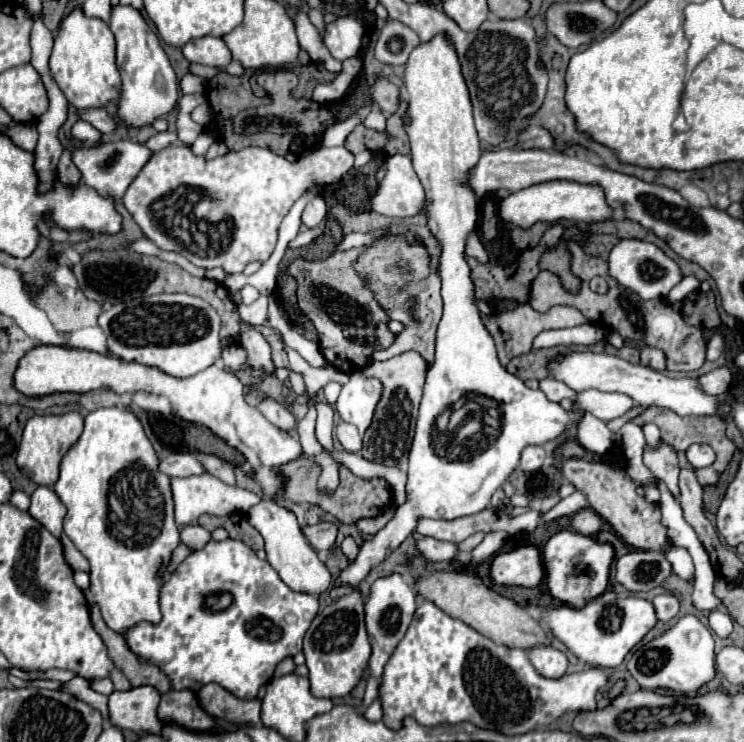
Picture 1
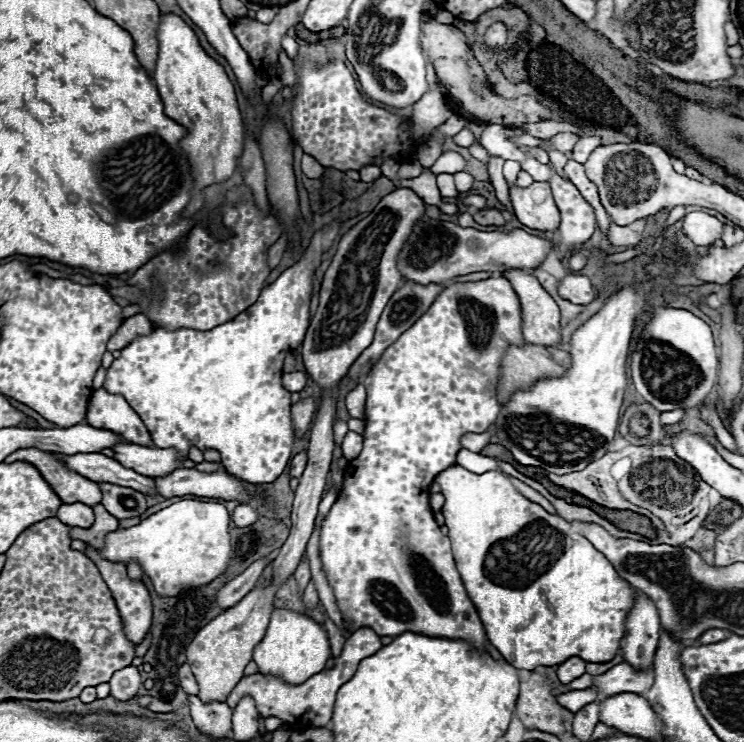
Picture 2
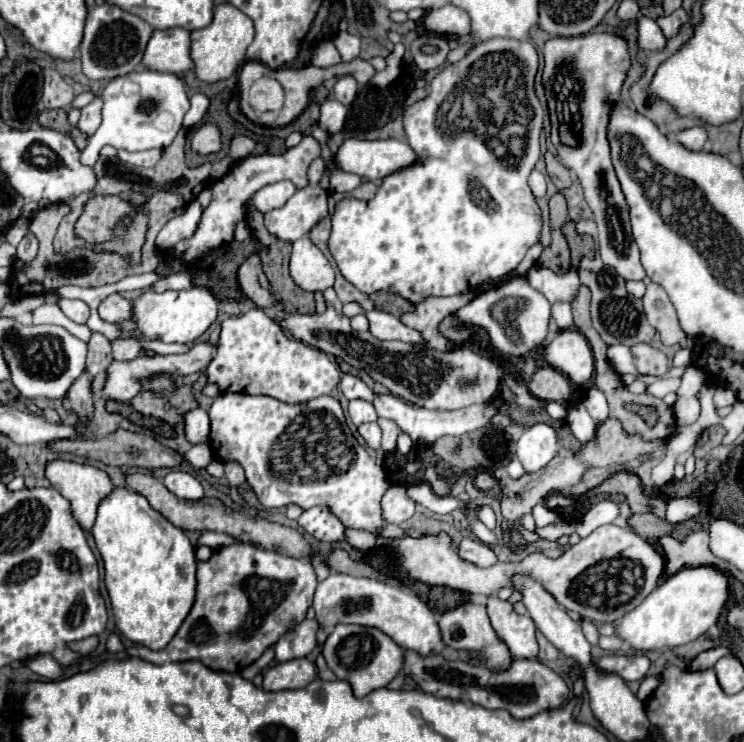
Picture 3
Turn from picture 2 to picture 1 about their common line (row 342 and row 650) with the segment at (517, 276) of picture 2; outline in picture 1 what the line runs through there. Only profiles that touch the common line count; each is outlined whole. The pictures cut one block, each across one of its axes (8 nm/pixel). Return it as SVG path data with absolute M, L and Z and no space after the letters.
M532 648L528 650L528 658L536 672L544 678L562 678L568 668L566 656L556 648Z

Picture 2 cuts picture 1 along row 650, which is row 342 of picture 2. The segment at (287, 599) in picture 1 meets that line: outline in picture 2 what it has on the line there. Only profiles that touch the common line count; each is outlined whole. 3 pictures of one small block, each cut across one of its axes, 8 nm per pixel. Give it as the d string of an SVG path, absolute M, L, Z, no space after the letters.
M344 220L334 222L332 226L316 232L300 262L282 272L278 280L266 286L258 300L236 318L204 332L184 328L170 332L154 328L152 334L136 338L122 350L122 356L108 368L104 388L126 398L150 430L154 446L170 446L178 450L180 458L188 456L190 446L200 450L218 450L224 470L250 484L270 484L284 472L292 454L294 428L290 418L292 394L282 388L282 364L278 362L282 362L286 354L304 340L310 318L312 274L320 264L320 254L332 246L342 222Z

